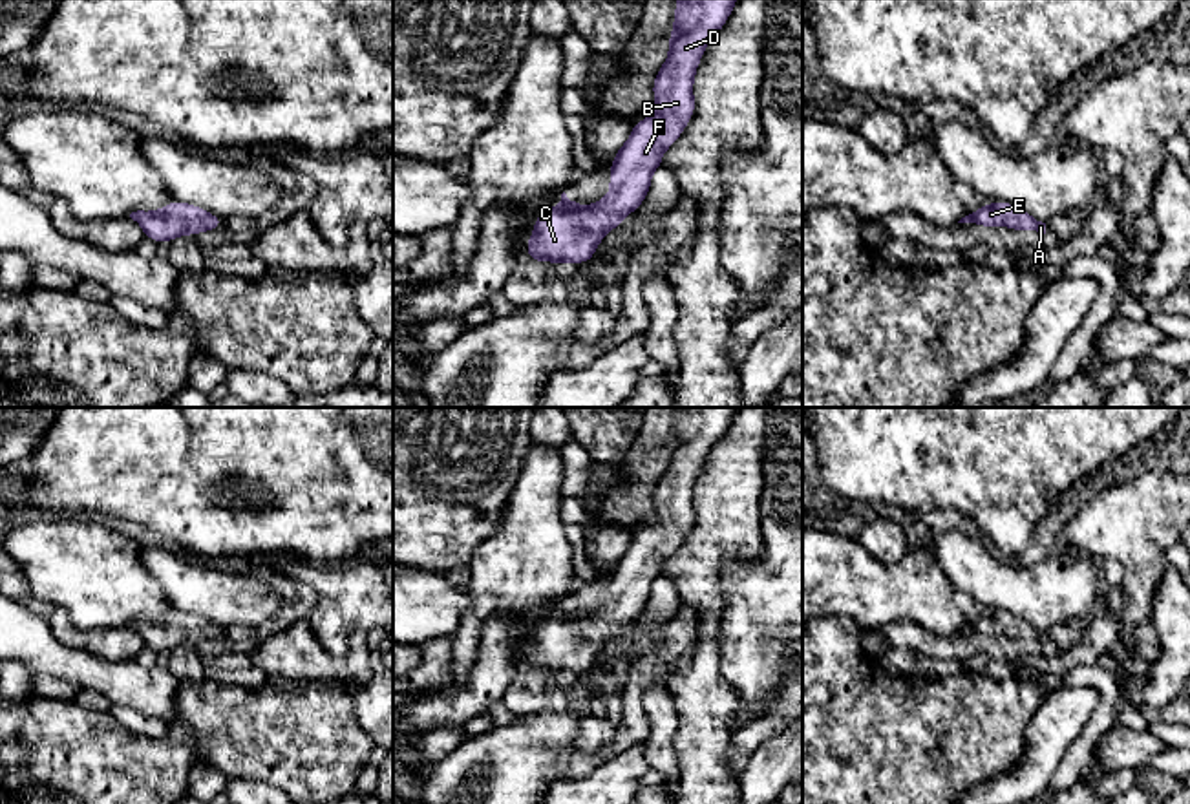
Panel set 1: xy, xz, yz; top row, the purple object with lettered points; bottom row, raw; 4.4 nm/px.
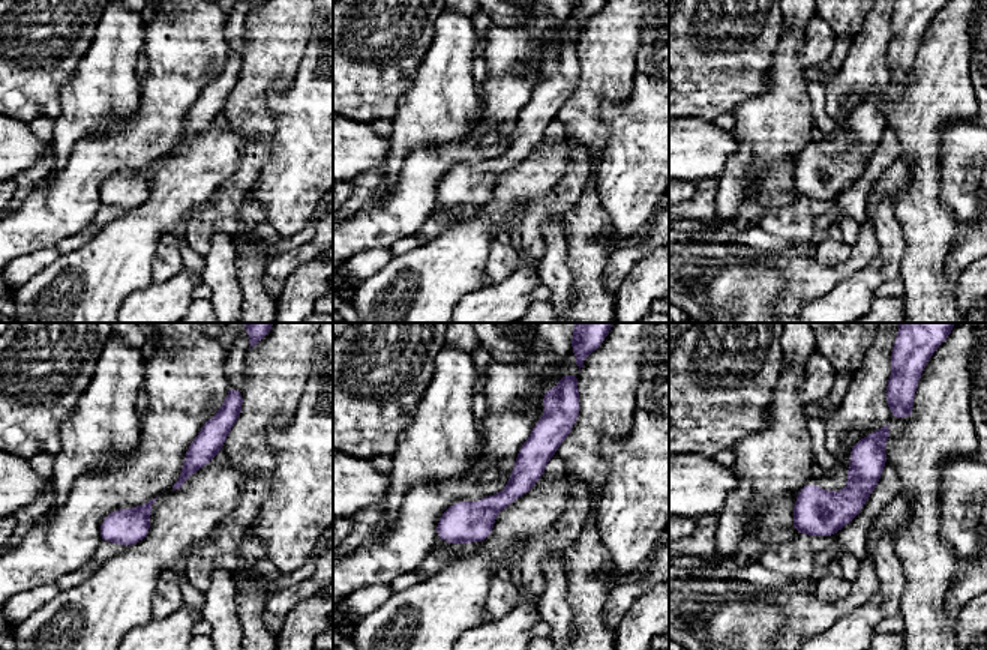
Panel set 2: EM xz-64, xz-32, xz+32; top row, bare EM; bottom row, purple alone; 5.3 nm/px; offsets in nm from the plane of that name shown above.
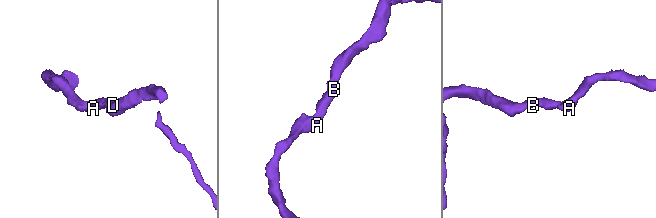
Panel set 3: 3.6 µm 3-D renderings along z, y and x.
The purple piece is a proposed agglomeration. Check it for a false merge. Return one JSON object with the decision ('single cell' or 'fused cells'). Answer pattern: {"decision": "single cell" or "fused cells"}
{"decision": "single cell"}

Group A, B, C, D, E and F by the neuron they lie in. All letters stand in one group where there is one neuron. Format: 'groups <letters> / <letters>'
groups A B C D E F

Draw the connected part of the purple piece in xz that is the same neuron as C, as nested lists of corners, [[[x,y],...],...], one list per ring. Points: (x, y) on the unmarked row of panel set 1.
[[[678,407],[669,446],[669,468],[660,477],[653,502],[658,521],[632,535],[614,565],[611,603],[578,616],[567,603],[556,618],[543,619],[526,651],[534,671],[592,669],[601,647],[645,608],[662,563],[680,546],[695,523],[693,488],[707,451],[720,440],[738,407]]]

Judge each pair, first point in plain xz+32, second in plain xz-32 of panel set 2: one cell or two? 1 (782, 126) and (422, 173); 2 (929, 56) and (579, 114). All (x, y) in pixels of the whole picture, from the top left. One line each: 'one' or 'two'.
1: two
2: one

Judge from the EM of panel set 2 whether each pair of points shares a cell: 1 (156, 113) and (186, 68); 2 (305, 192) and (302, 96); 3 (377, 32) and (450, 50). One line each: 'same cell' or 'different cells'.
1: same cell
2: same cell
3: different cells

